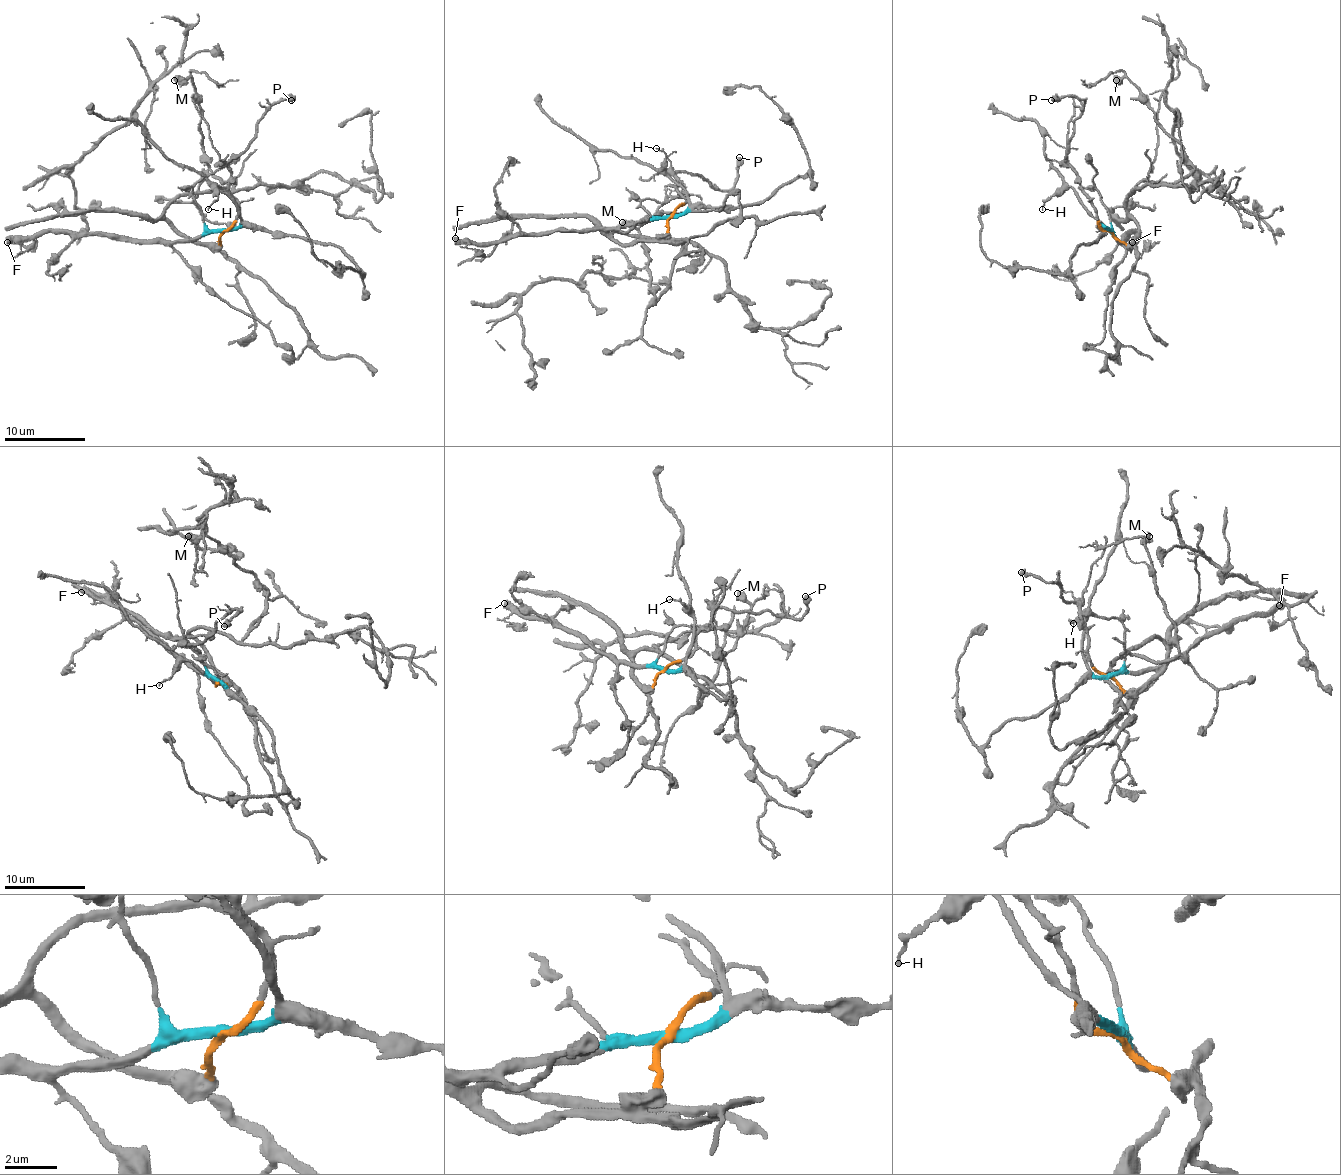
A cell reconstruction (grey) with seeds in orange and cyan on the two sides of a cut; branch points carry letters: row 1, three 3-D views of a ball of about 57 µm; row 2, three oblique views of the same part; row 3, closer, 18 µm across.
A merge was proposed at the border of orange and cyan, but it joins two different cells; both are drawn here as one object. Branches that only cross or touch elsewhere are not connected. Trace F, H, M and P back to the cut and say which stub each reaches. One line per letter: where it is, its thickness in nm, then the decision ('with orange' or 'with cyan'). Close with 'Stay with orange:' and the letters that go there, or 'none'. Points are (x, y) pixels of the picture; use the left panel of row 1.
F: place (7, 242); calibre 600 nm; with cyan
H: place (208, 209); calibre 110 nm; with cyan
M: place (174, 80); calibre 650 nm; with orange
P: place (291, 100); calibre 500 nm; with orange
Stay with orange: M, P

